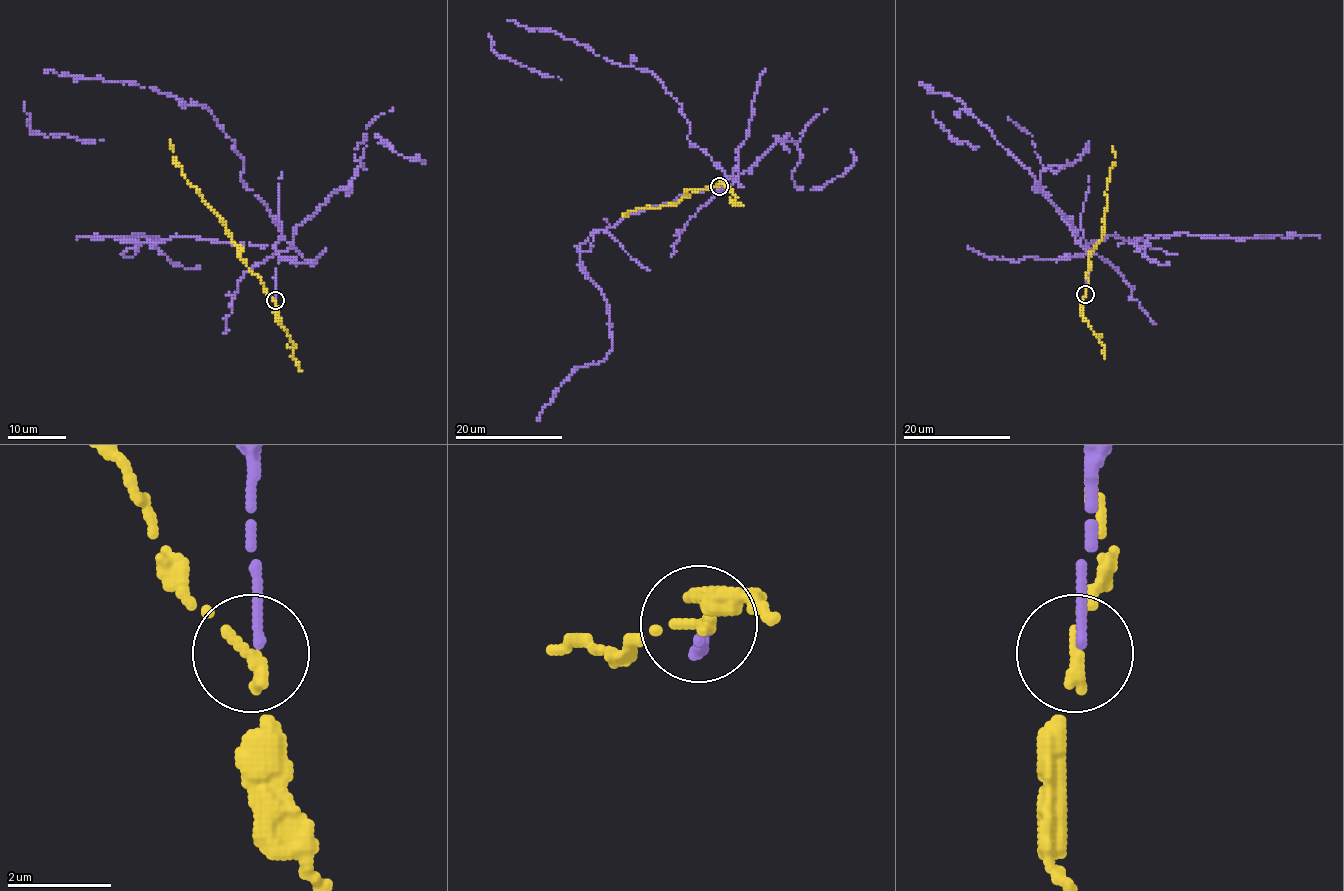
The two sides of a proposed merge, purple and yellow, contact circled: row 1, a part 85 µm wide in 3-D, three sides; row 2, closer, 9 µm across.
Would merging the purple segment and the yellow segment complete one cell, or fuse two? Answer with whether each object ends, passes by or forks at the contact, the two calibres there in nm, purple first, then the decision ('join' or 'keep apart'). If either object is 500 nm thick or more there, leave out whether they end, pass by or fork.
purple ends | yellow ends | 150/280 nm | keep apart

